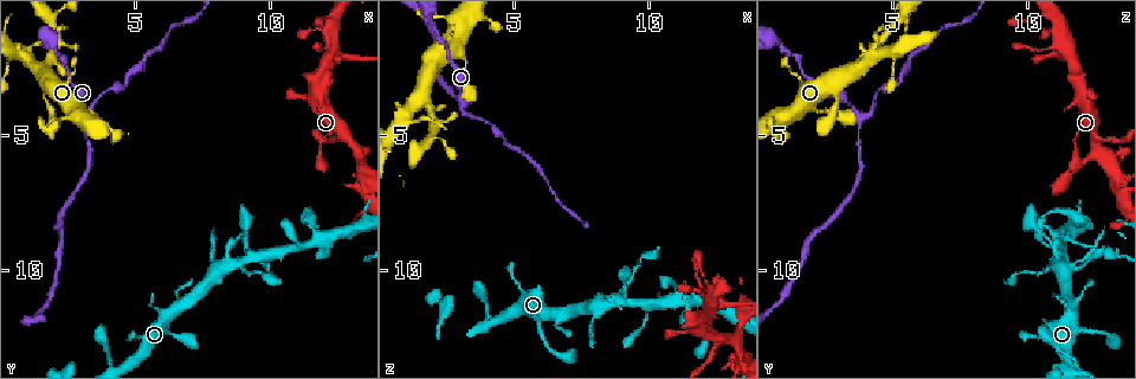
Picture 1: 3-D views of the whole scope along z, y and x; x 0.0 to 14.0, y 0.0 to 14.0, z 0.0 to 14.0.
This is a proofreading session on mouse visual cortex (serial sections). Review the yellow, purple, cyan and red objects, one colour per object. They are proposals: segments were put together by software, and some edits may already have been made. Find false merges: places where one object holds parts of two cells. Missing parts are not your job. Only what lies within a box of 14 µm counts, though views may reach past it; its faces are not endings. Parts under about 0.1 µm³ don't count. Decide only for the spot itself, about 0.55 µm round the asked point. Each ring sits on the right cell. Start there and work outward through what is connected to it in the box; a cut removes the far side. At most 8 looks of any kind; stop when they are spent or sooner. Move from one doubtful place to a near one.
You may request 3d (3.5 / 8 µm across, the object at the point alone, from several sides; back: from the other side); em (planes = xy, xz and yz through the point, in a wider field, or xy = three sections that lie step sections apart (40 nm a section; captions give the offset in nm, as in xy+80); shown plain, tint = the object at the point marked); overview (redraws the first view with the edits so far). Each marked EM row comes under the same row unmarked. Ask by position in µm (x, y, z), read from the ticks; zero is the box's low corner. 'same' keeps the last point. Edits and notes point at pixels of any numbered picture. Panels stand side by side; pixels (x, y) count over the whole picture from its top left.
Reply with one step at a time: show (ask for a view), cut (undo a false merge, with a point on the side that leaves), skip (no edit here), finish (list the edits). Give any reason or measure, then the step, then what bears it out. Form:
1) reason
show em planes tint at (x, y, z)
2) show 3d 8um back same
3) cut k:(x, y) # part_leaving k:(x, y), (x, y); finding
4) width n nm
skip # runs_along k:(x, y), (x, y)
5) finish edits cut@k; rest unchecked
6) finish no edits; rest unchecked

branch point
show 3d 8um at (1.9, 2.4, 3.8)

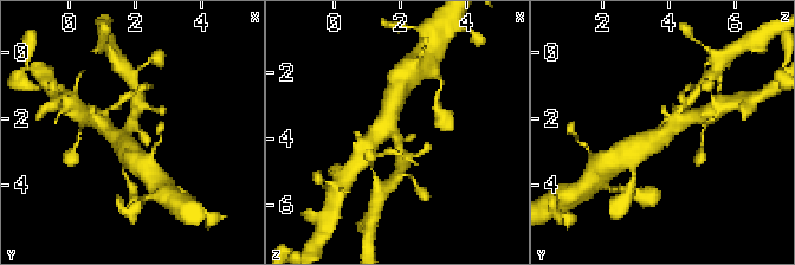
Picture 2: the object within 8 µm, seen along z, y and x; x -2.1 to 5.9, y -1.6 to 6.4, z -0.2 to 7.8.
shape alone is not enough
show em xy step 2 tint at (1.8, 2.4, 3.8)

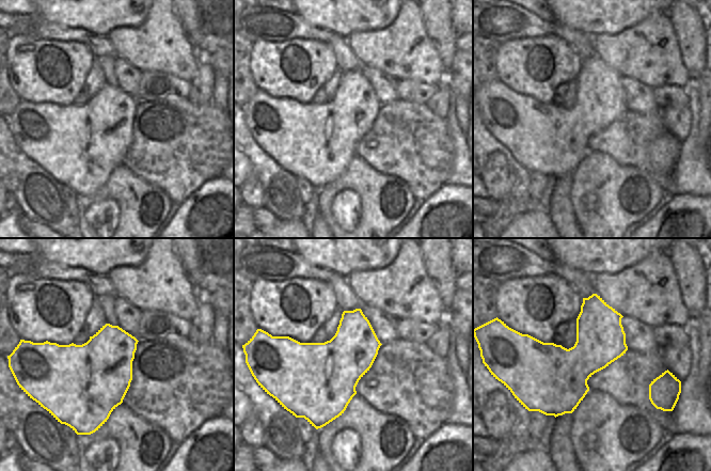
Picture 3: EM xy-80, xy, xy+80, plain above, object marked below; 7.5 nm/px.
skip # runs_along 2:(628, 154), (665, 136), (678, 123); one cell here

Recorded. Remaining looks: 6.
sharp bend
show 3d 3.5um at (3.1, 4.3, 3.8)

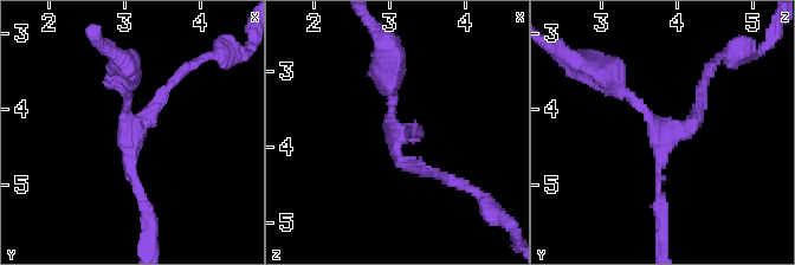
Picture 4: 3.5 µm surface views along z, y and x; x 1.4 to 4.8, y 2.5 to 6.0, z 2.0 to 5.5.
now the EM
show em xy step 2 tint at (3.05, 4.40, 3.75)

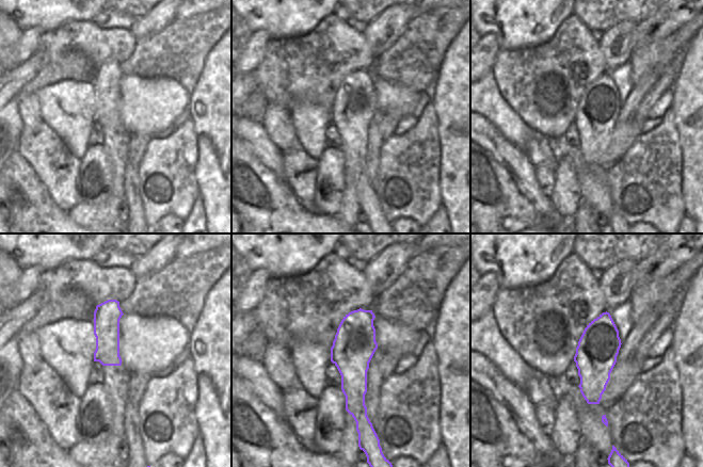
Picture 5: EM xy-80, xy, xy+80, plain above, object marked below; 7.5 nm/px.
arm_widths 100, 150, 200 nm
skip # one cell here

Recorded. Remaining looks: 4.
two arms in line, one across
show 3d 3.5um at (11.7, 8.9, 11.2)

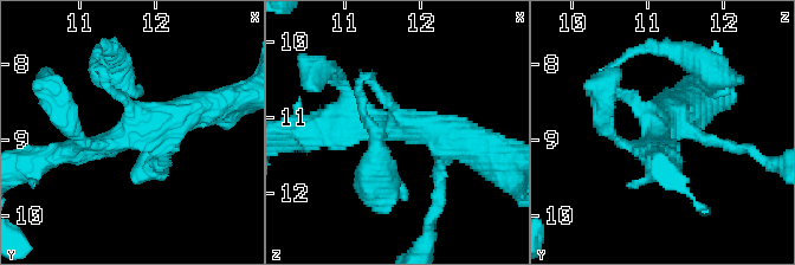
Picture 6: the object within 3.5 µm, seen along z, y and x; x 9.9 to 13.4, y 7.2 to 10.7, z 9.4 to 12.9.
arms 3; arm_widths 150, 300, 450 nm
show em xy step 3 tint at (11.65, 8.90, 11.15)

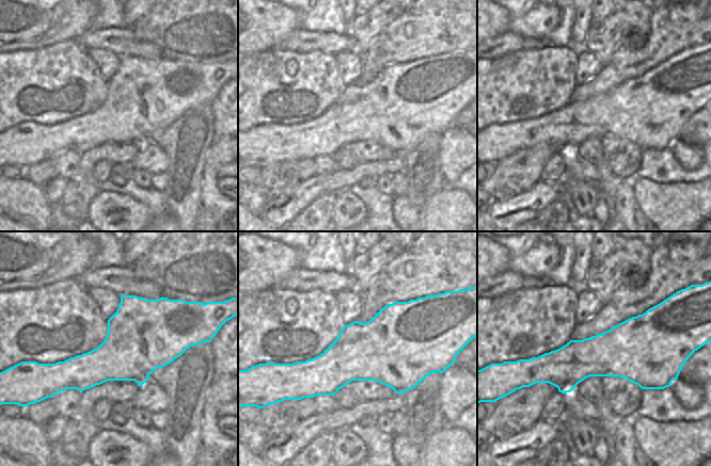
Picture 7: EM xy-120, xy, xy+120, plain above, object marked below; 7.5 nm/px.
skip # runs_along 6:(55, 154), (109, 147), (196, 110); one cell here

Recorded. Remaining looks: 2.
show 3d 3.5um at (4.0, 13.1, 11.5)

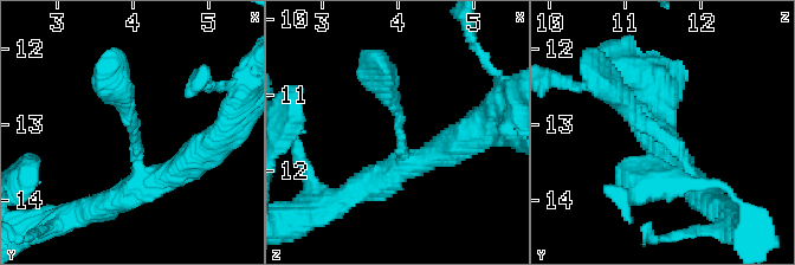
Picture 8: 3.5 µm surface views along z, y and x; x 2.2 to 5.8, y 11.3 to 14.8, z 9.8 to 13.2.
arm_widths 250, 350 nm
show em planes tint at (4.05, 13.20, 11.55)

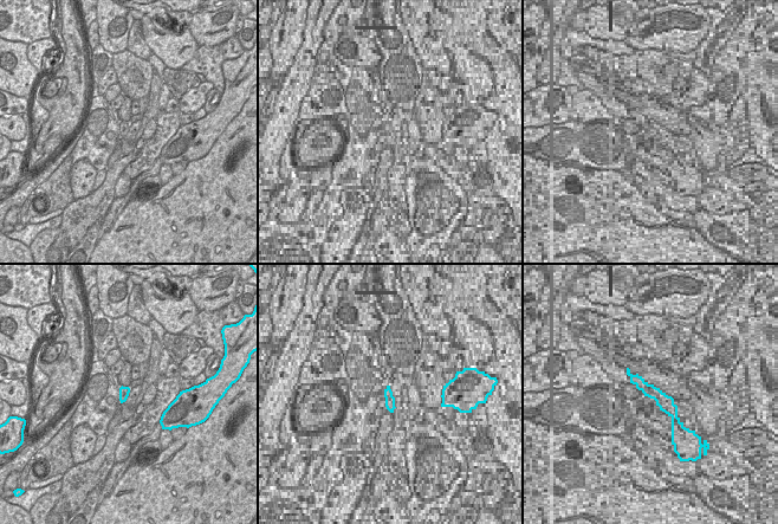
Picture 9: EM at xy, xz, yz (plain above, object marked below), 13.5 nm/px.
skip # runs_along 8:(683, 174), (669, 137), (607, 86); continuous, no second cell

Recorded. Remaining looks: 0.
finish no edits; rest unchecked

